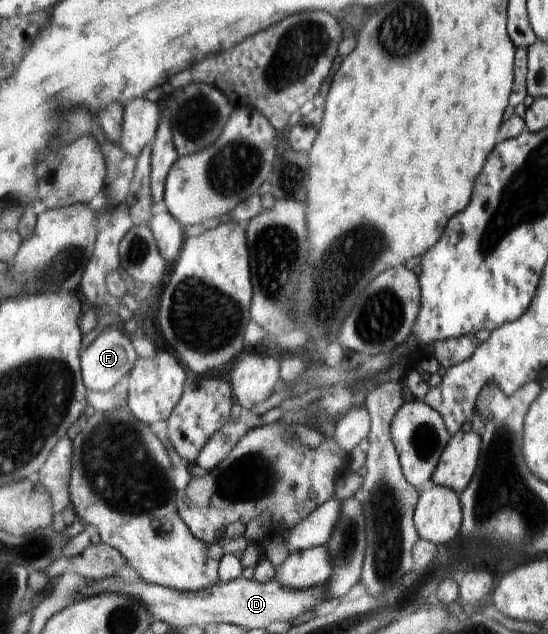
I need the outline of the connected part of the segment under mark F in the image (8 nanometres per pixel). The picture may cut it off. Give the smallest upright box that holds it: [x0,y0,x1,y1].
[81,325,138,393]

